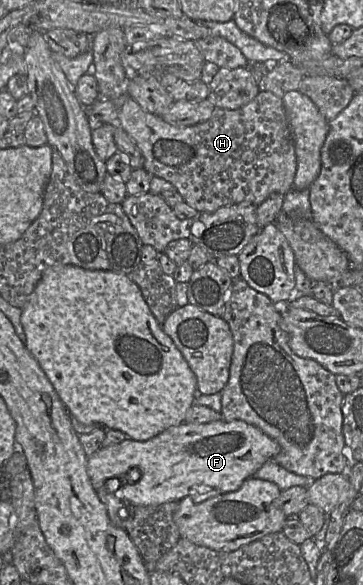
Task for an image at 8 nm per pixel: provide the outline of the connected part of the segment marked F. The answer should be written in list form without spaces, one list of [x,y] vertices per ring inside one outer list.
[[[219,420],[206,424],[182,422],[145,441],[127,438],[118,444],[101,447],[88,457],[87,475],[95,491],[104,486],[108,479],[120,479],[122,485],[113,494],[133,506],[159,505],[180,501],[185,497],[200,503],[239,489],[245,480],[253,477],[255,472],[264,463],[272,460],[279,451],[280,446],[274,439],[259,428],[241,420],[231,422]]]

